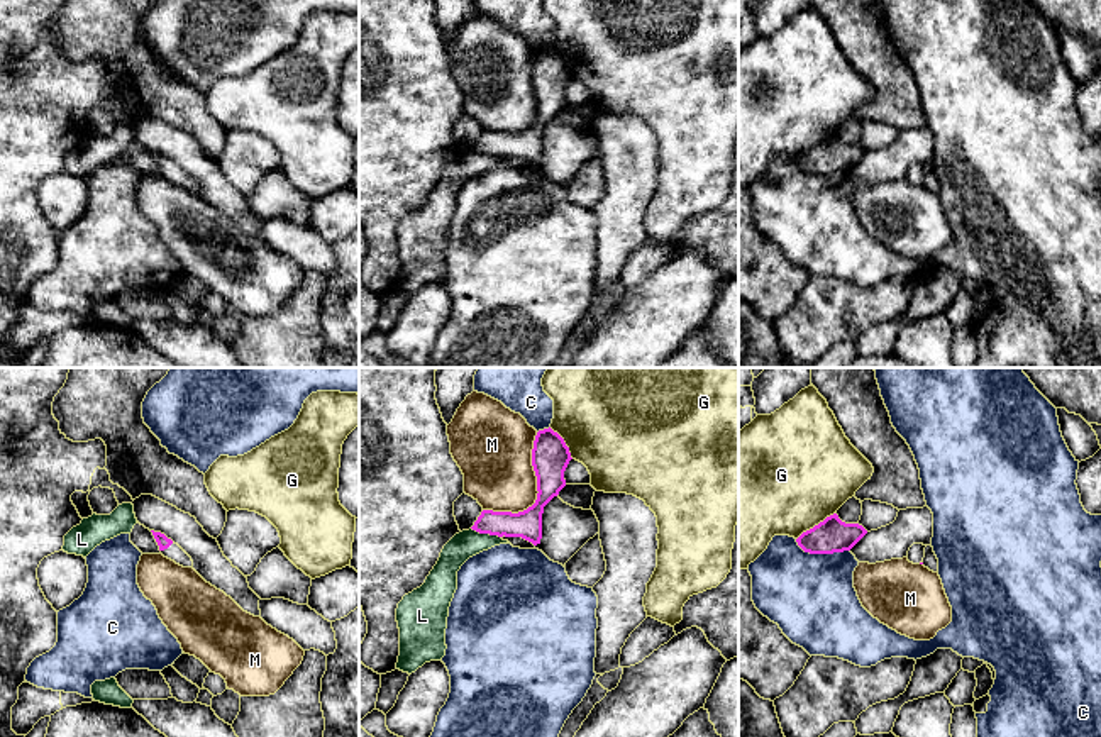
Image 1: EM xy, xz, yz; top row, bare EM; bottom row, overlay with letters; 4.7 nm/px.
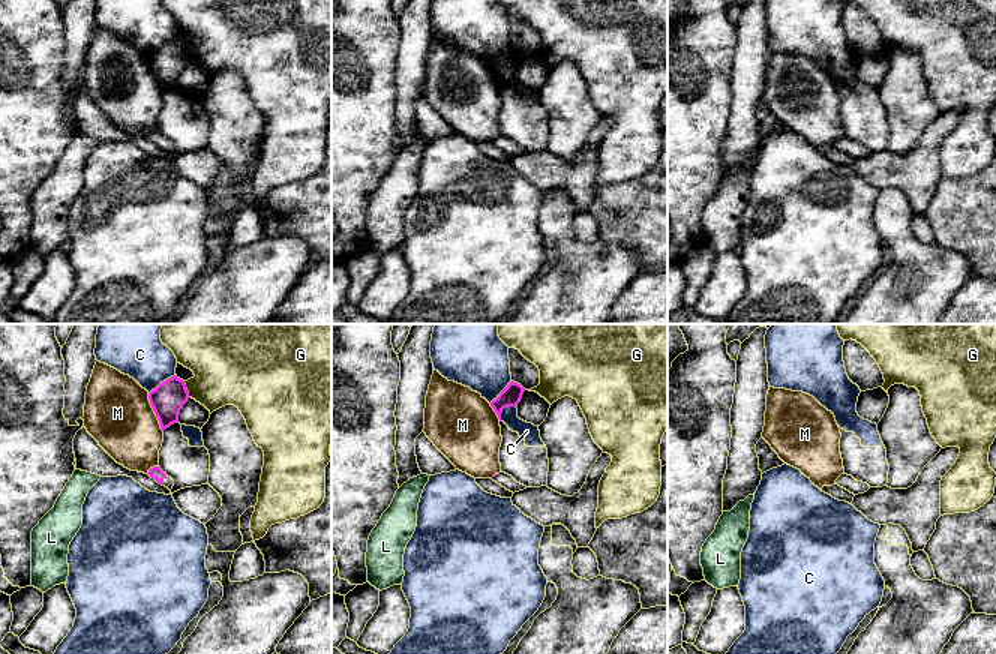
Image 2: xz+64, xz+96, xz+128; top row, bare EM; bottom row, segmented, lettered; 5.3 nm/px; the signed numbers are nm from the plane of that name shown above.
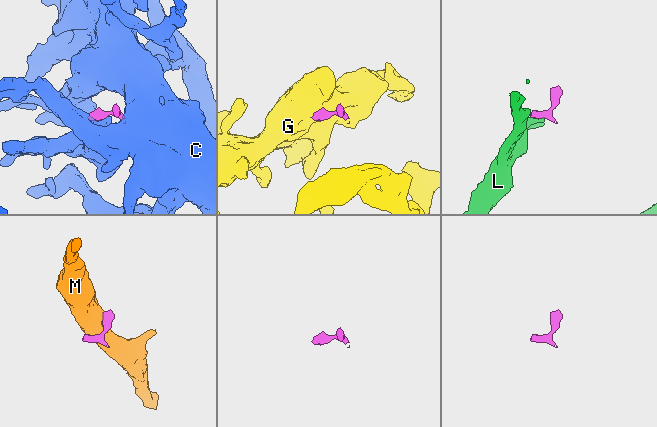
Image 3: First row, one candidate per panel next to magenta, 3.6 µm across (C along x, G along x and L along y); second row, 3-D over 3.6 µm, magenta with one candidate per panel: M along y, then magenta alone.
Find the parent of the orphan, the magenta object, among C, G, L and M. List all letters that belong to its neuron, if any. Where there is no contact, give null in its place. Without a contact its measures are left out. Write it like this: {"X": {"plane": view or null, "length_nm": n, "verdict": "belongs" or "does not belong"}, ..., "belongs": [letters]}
{"C": {"plane": "yz", "length_nm": 280, "verdict": "does not belong"}, "G": {"plane": "yz", "length_nm": 240, "verdict": "does not belong"}, "L": {"plane": "xz", "length_nm": 150, "verdict": "does not belong"}, "M": {"plane": "xz", "length_nm": 460, "verdict": "does not belong"}, "belongs": []}

